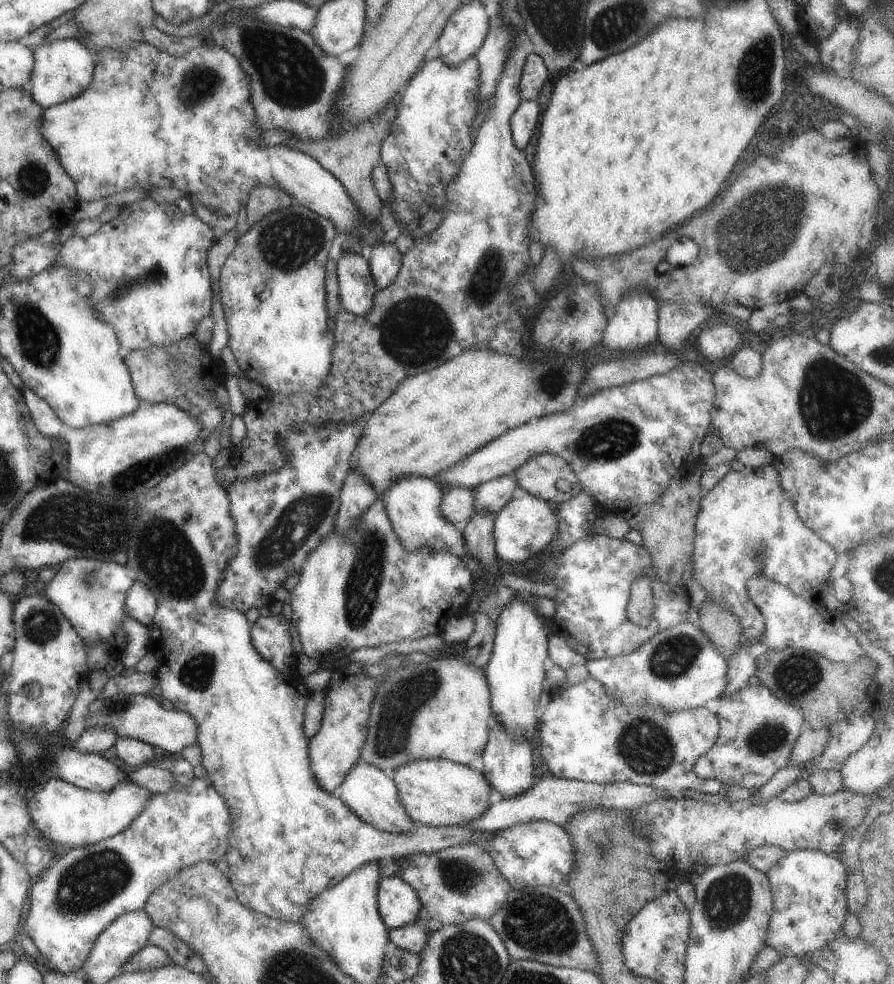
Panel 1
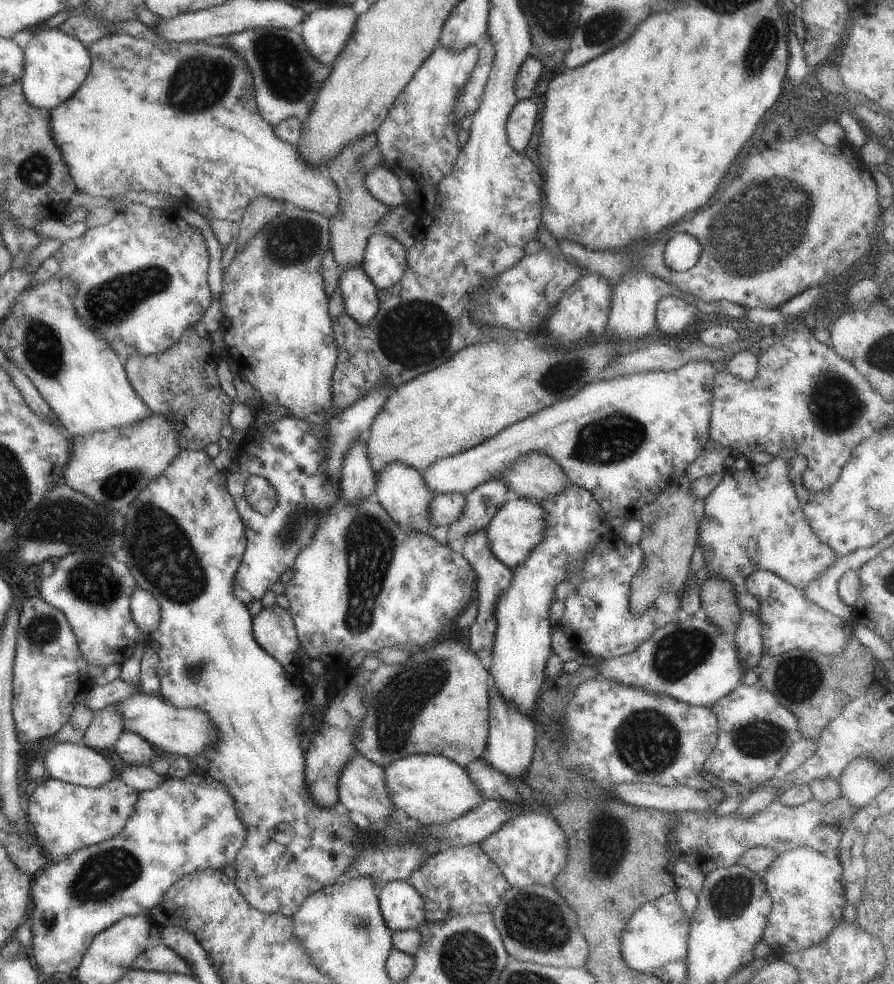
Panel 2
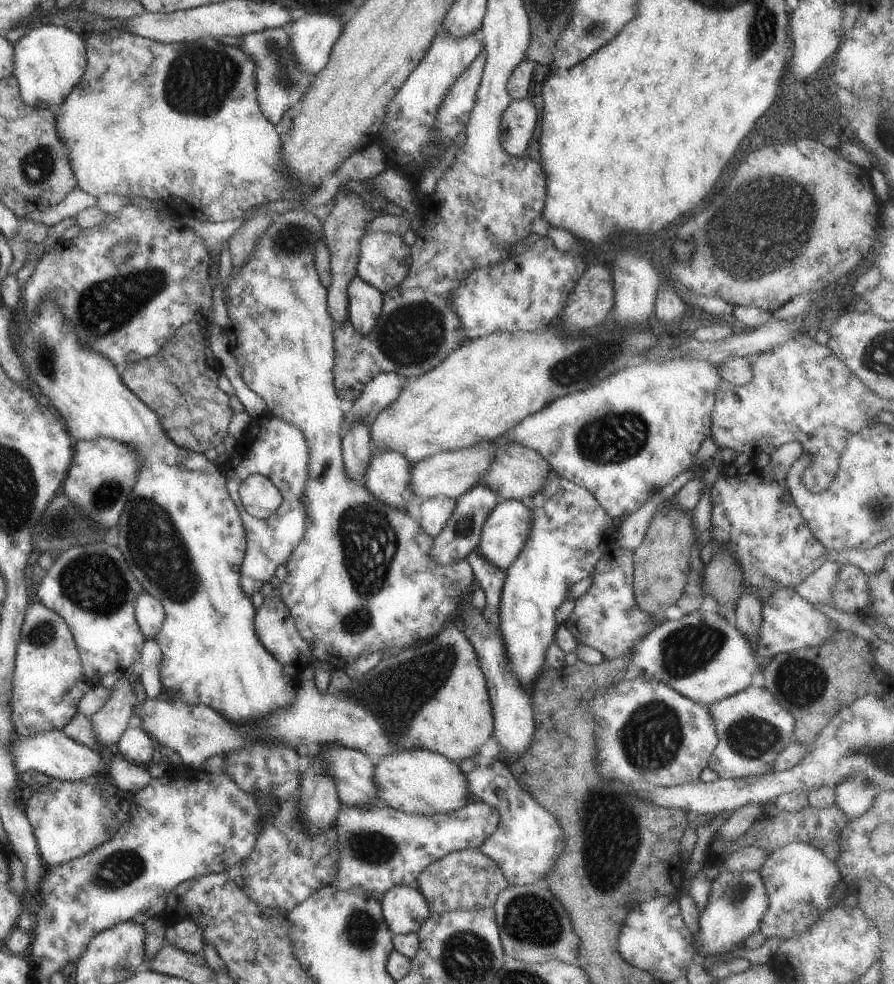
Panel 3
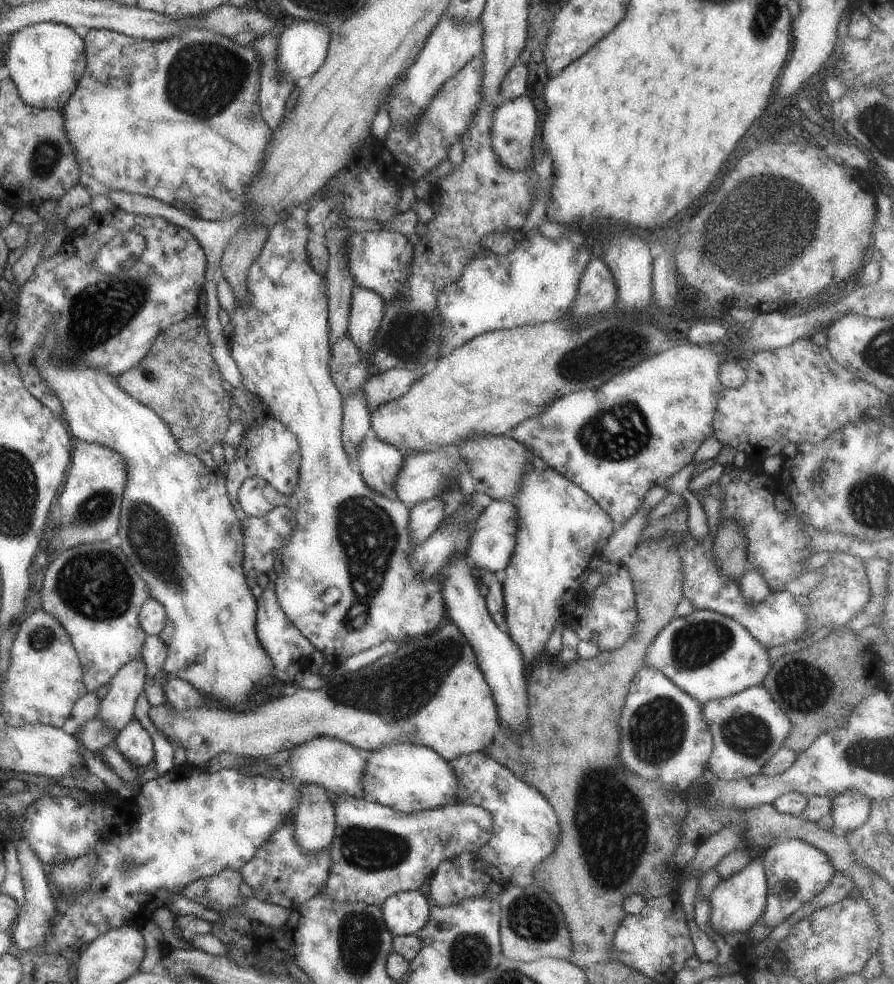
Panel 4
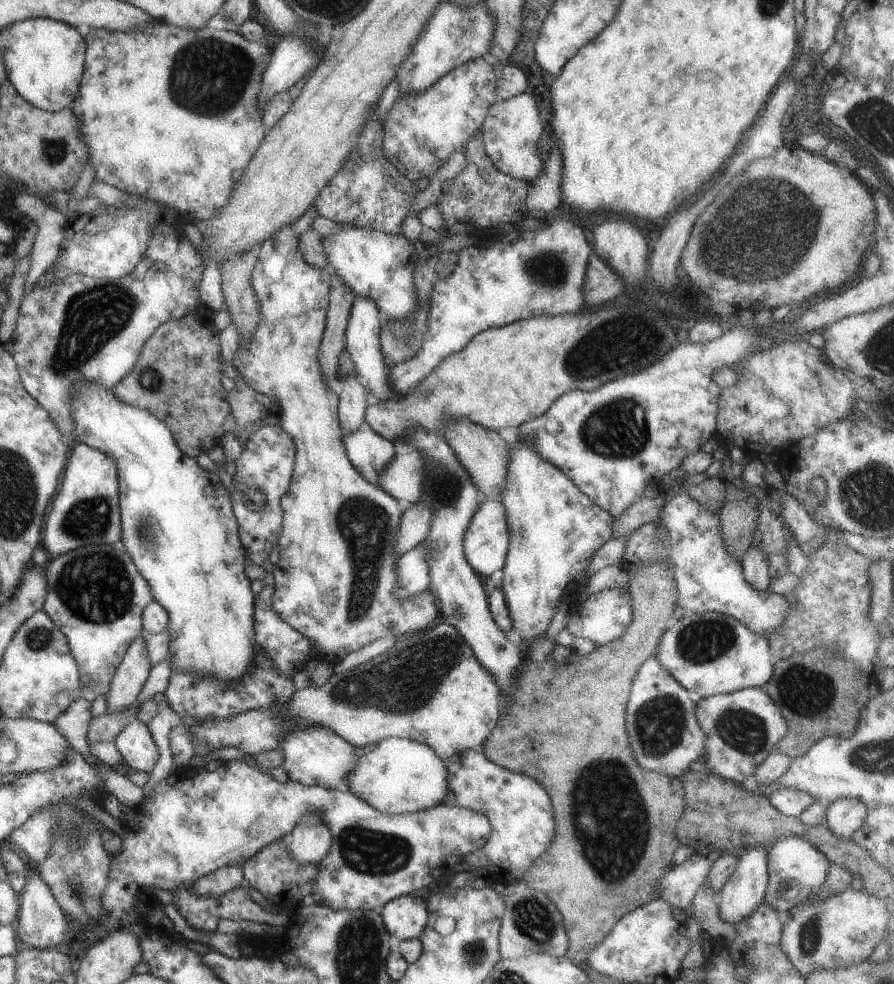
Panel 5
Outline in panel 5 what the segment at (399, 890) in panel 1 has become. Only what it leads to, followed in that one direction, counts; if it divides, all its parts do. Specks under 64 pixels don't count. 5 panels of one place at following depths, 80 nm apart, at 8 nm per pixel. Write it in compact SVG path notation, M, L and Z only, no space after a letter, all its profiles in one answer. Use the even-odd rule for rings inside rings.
M413 893L399 895L387 901L379 914L389 935L391 951L400 940L418 937L428 917L426 902Z

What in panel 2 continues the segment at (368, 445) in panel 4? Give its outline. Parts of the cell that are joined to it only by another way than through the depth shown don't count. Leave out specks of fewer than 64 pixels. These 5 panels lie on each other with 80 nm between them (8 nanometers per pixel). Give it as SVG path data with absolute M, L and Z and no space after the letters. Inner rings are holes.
M390 462L379 473L374 474L374 494L376 500L388 514L388 518L407 531L417 531L431 536L434 526L429 520L429 505L435 496L434 492L422 481L417 469Z

